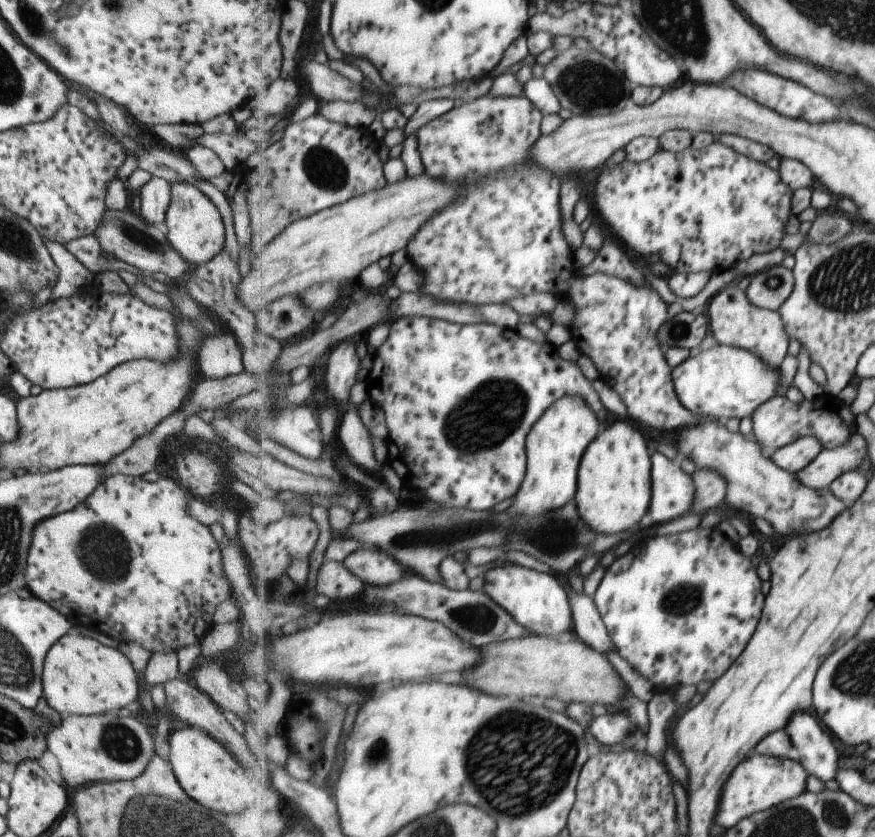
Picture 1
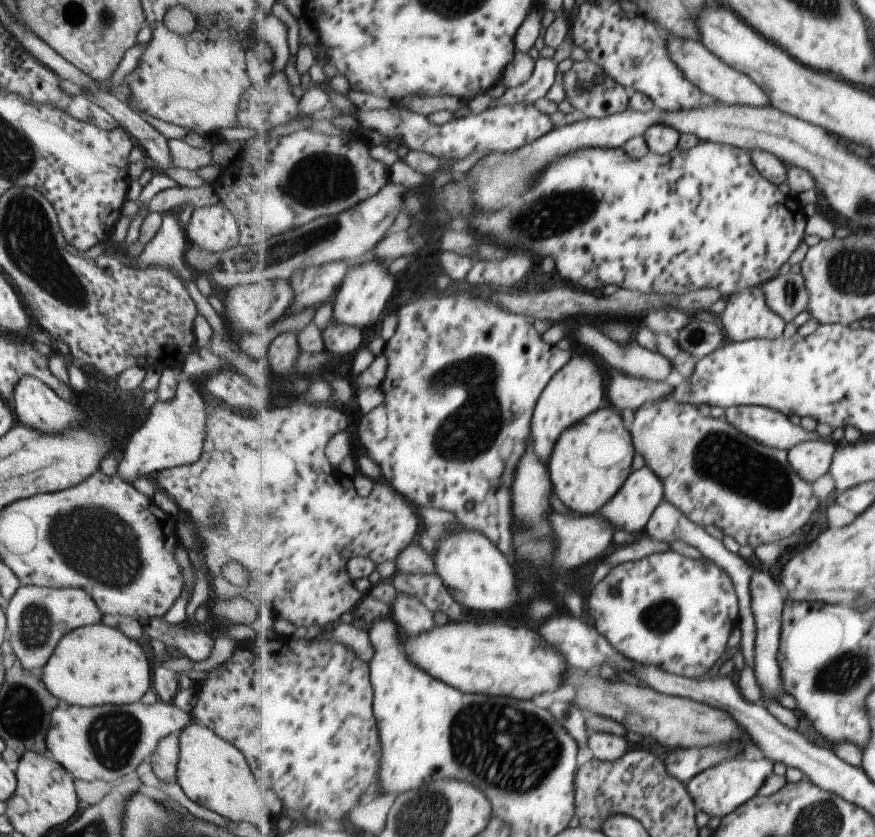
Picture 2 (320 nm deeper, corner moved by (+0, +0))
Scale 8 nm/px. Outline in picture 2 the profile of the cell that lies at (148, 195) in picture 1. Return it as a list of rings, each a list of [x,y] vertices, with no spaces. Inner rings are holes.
[[[170,212],[161,216],[161,224],[154,236],[145,244],[139,264],[143,267],[165,267],[172,270],[181,281],[192,280],[192,270],[184,265],[185,239],[176,216]]]

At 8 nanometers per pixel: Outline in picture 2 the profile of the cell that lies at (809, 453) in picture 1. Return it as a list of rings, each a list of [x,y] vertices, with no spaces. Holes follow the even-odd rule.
[[[828,438],[804,441],[788,452],[788,460],[801,478],[813,484],[829,473],[837,448]]]

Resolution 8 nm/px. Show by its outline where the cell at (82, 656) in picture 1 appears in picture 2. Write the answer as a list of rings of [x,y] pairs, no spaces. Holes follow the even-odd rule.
[[[87,625],[65,633],[41,667],[41,680],[56,699],[94,707],[139,701],[149,684],[149,662],[141,646],[115,628]]]

